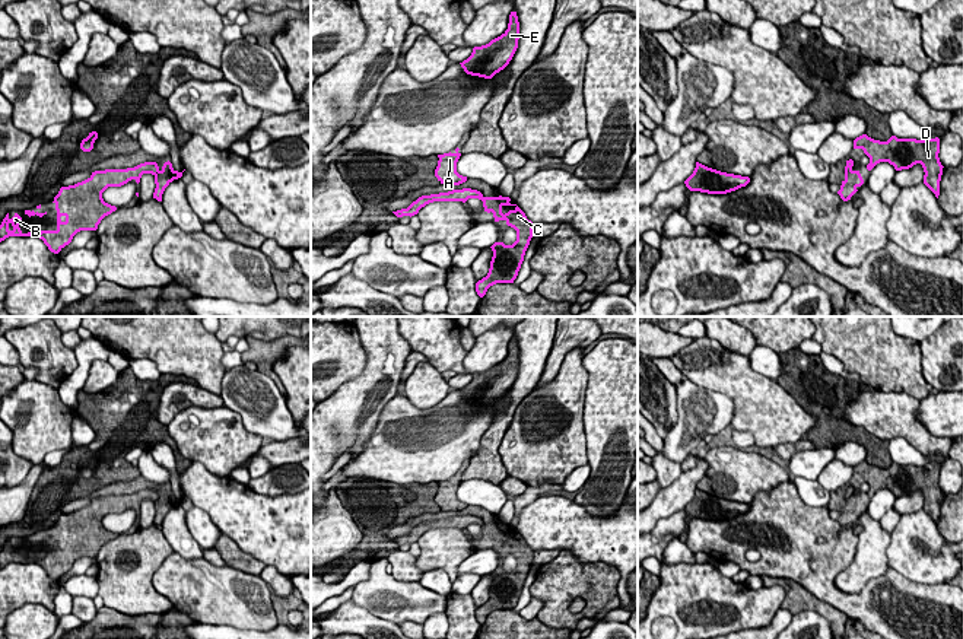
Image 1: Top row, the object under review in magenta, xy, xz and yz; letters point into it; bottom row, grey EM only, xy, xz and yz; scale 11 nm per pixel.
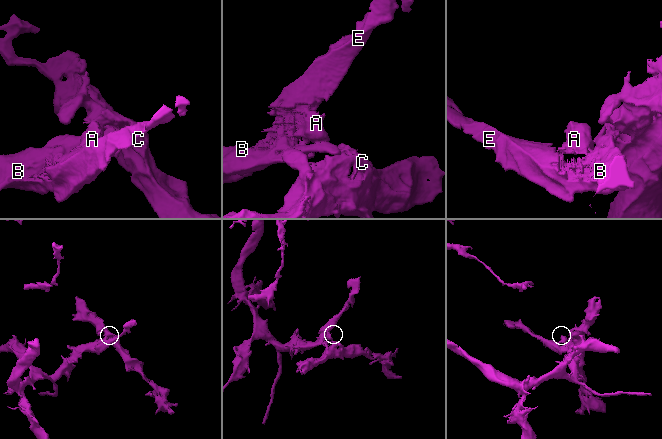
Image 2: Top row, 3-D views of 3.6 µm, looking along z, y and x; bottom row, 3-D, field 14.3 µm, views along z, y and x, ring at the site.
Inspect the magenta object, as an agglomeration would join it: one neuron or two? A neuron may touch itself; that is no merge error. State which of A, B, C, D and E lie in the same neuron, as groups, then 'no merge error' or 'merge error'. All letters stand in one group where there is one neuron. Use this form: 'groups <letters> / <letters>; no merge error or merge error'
groups A B C D E; no merge error

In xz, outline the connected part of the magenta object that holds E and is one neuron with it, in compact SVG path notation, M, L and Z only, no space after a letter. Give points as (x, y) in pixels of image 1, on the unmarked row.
M511 338L508 356L489 371L474 373L471 382L460 391L467 401L492 406L509 391L518 375L518 366L518 343L517 338Z

